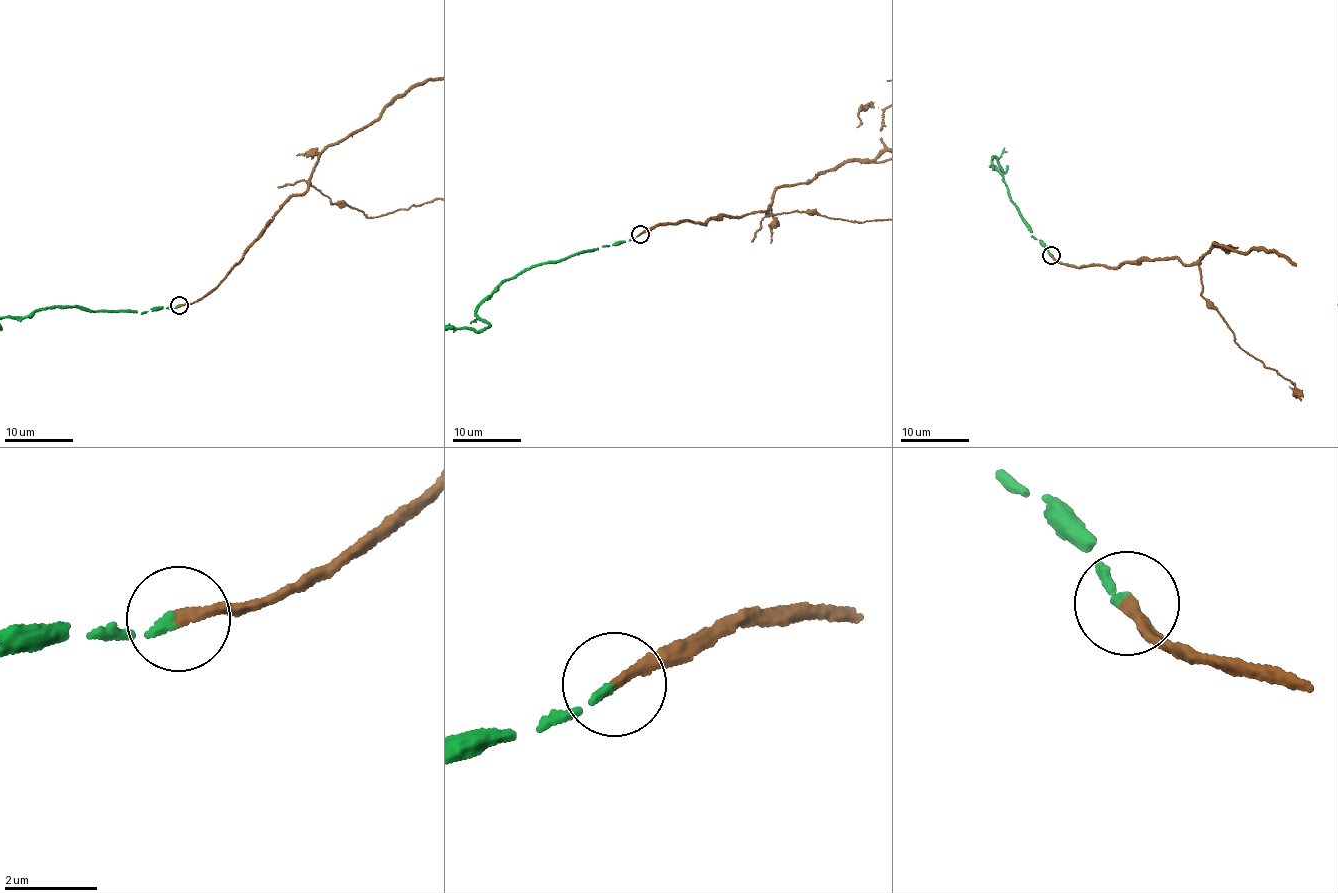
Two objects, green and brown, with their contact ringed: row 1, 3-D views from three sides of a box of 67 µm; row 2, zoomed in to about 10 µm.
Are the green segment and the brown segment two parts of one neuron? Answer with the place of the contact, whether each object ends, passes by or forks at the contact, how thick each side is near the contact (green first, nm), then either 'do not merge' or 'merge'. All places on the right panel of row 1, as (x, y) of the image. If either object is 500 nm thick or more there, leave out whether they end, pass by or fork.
at (1051, 255); green ends there; brown ends there; 180 nm thick on the green side, 240 nm on the other; merge

